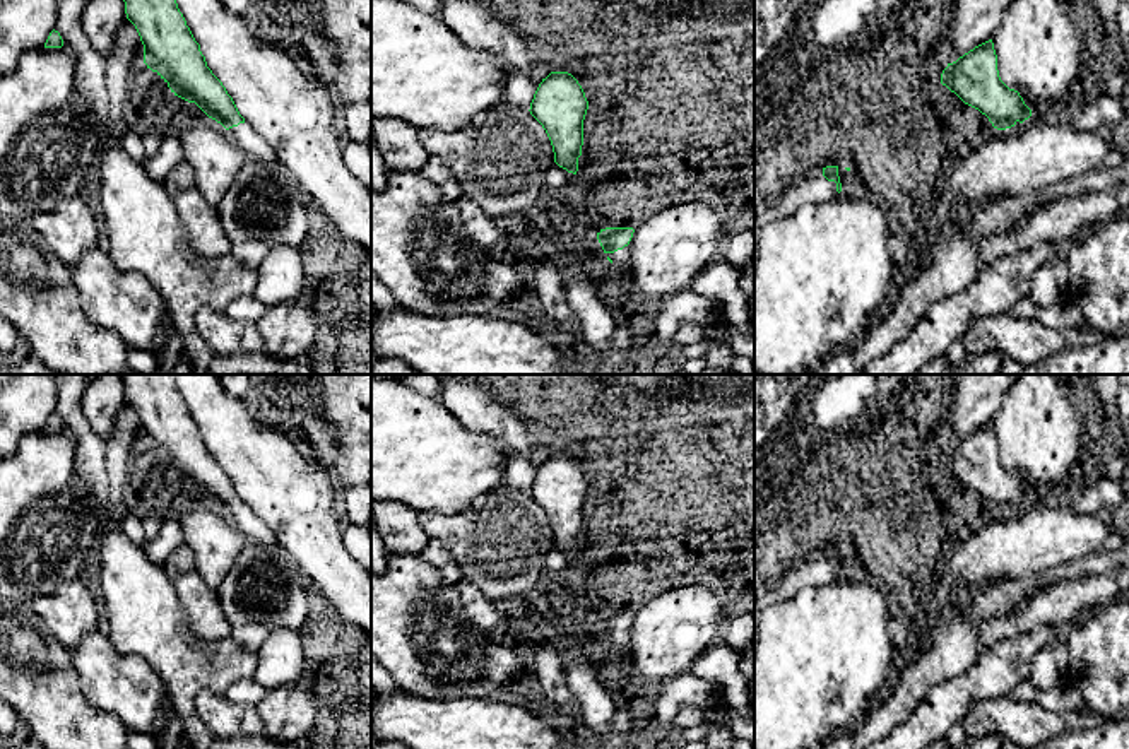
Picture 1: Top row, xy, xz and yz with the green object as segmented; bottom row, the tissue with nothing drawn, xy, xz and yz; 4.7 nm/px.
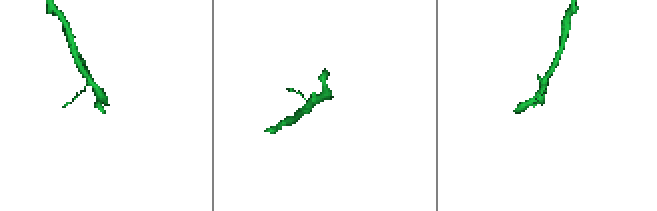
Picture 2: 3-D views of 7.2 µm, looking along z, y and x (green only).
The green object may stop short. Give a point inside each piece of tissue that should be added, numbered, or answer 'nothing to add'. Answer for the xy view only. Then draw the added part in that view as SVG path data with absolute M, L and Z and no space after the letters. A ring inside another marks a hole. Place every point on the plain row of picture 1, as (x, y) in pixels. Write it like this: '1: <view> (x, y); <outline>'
1: xy (247, 522); M239 506L238 510L229 511L228 516L250 540L263 546L277 544L274 532L253 513L250 506Z

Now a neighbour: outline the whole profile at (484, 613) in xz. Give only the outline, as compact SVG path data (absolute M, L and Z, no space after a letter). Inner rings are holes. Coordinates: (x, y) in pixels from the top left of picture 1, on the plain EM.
M455 576L453 581L469 619L481 631L491 631L499 621L510 616L506 607L488 599L476 585L460 576Z

